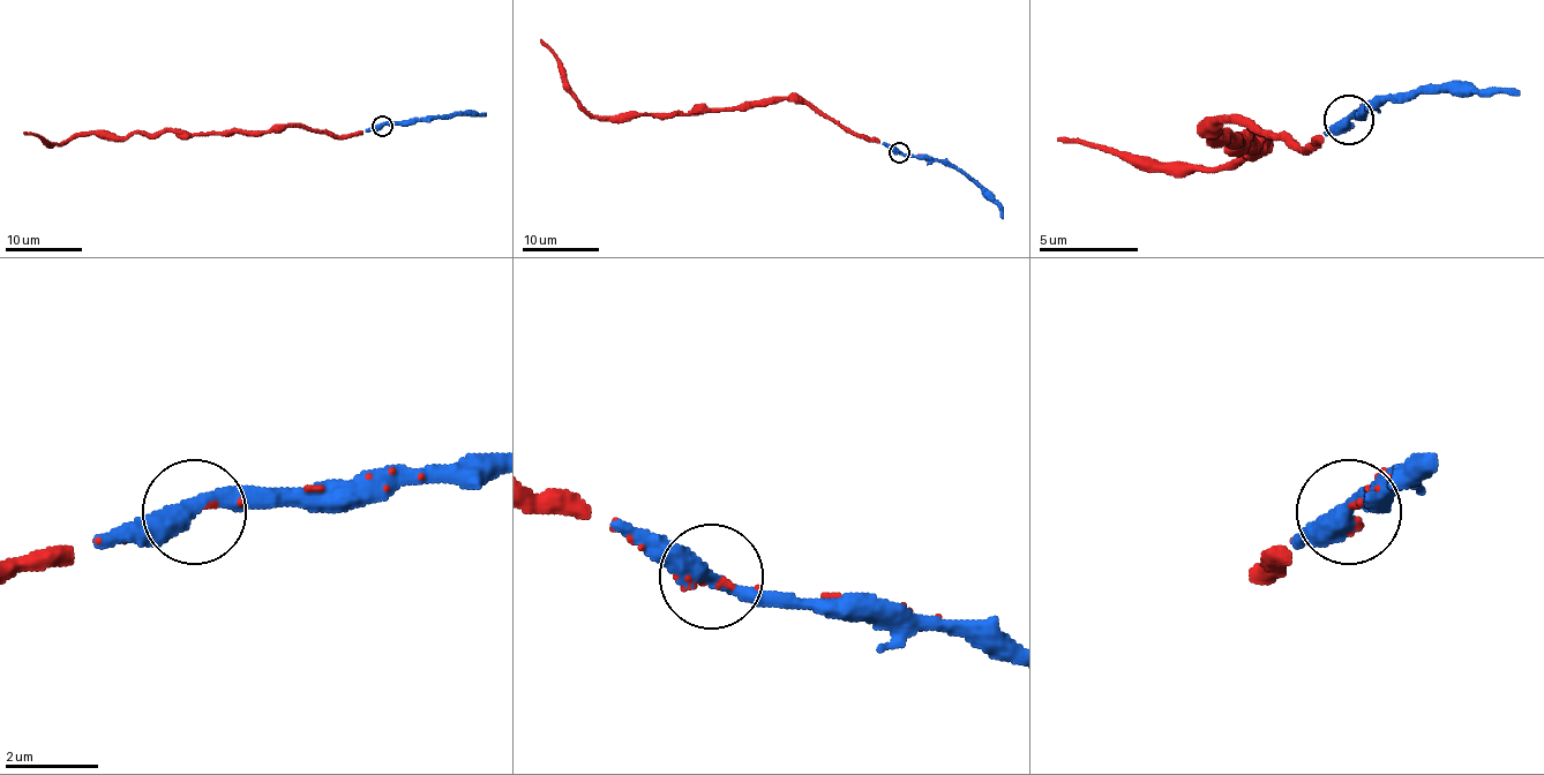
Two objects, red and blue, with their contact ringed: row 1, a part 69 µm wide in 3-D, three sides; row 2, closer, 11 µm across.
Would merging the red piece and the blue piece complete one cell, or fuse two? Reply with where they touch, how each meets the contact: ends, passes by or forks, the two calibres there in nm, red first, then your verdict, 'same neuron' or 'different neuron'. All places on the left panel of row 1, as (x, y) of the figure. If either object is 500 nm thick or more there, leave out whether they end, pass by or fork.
(382, 126) | red ends | blue passes by | 110/400 nm | same neuron

